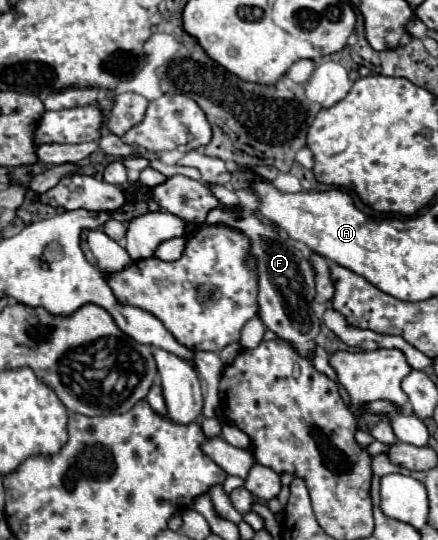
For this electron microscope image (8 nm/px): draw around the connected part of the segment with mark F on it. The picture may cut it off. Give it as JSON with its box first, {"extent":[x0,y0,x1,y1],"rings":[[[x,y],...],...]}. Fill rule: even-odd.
{"extent":[208,207,320,357],"rings":[[[214,207],[208,217],[208,225],[226,225],[250,239],[250,257],[256,261],[256,275],[258,275],[258,317],[264,325],[274,331],[280,339],[292,343],[300,355],[312,357],[314,355],[314,339],[320,333],[320,321],[310,309],[314,299],[314,269],[310,261],[304,257],[300,249],[296,249],[292,239],[284,239],[272,223],[262,223],[256,217],[256,211],[244,207]]]}

